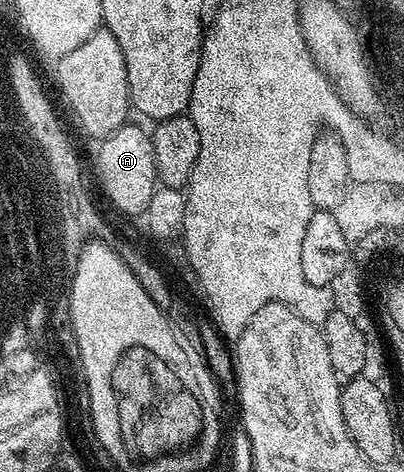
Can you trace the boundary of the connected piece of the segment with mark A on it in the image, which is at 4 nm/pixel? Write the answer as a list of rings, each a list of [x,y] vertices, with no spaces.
[[[126,124],[104,139],[100,146],[97,174],[101,177],[101,186],[105,189],[110,204],[125,214],[144,215],[151,204],[151,196],[159,185],[152,137],[146,131],[144,134],[139,127]]]

